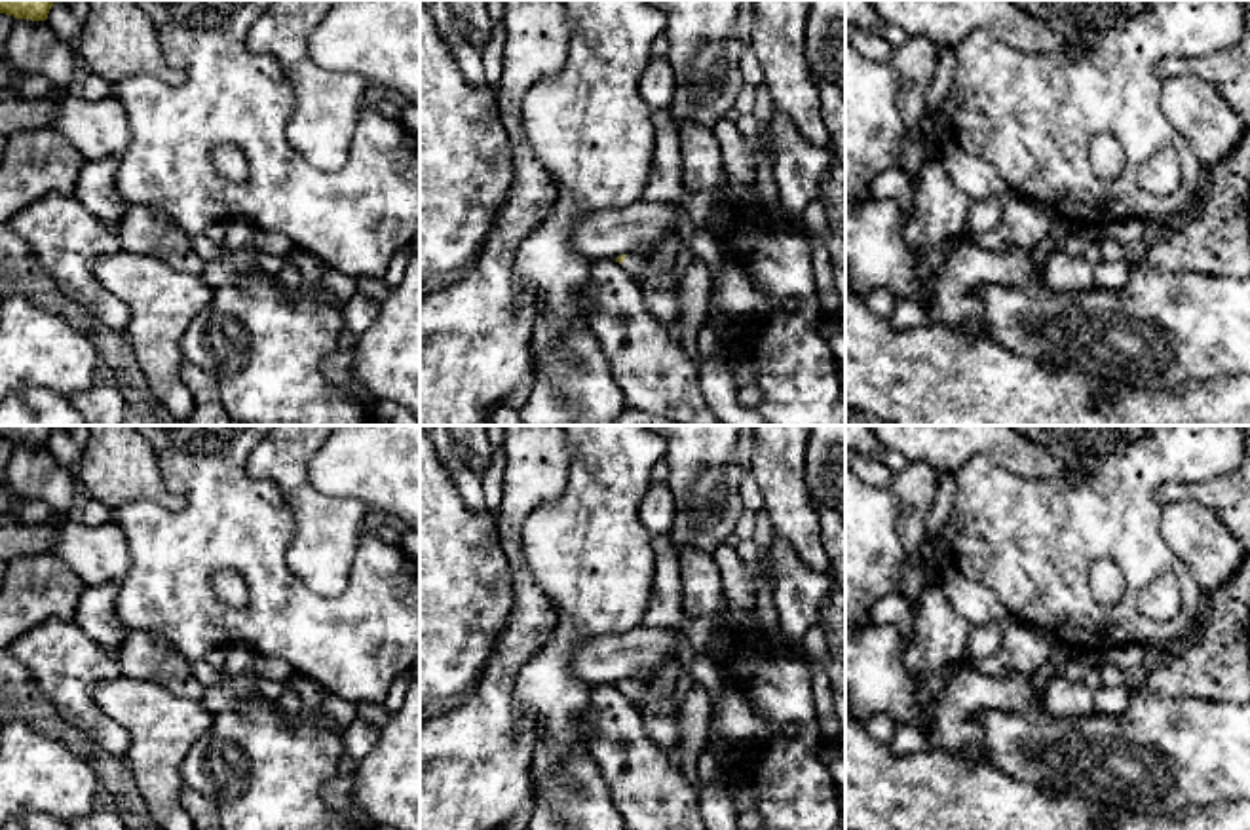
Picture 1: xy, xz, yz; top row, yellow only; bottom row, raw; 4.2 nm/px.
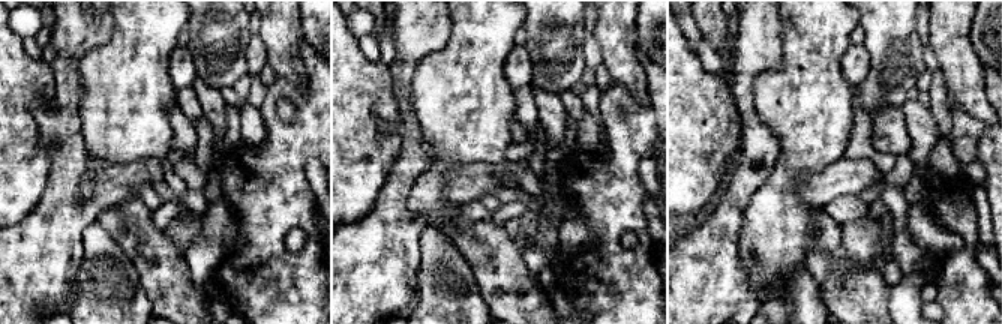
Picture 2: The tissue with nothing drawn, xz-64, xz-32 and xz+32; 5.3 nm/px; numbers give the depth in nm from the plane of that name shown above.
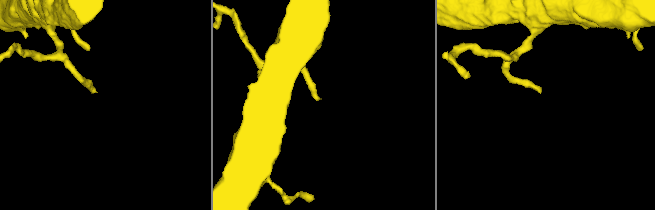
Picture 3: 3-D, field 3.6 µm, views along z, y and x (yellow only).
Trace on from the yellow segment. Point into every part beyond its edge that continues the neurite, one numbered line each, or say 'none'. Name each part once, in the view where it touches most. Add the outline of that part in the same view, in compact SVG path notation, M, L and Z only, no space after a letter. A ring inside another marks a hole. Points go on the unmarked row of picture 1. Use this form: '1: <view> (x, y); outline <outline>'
1: xz (635, 690); outline M631 678L625 682L625 686L619 689L625 697L633 701L638 708L642 708L650 699L646 697L648 686L652 680L638 680Z

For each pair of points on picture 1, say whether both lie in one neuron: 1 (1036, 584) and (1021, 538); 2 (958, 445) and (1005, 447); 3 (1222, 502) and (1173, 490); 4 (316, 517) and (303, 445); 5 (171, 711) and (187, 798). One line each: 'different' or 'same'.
1: same
2: same
3: same
4: same
5: different

